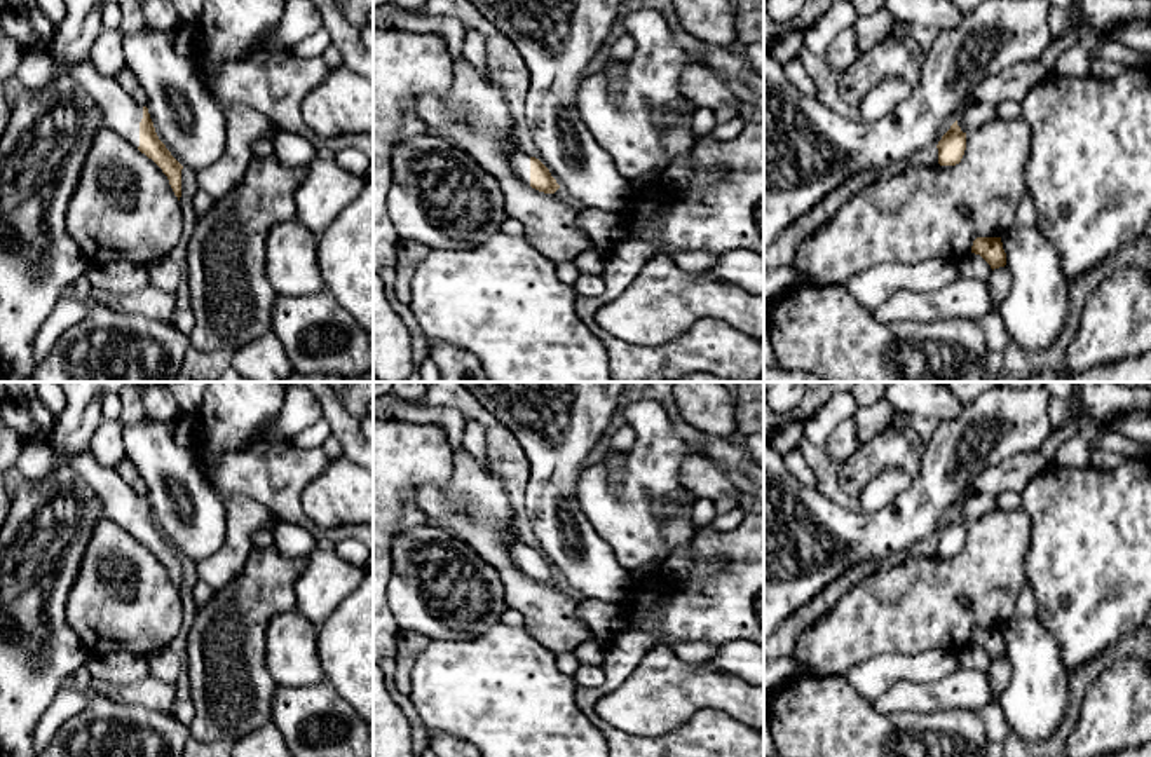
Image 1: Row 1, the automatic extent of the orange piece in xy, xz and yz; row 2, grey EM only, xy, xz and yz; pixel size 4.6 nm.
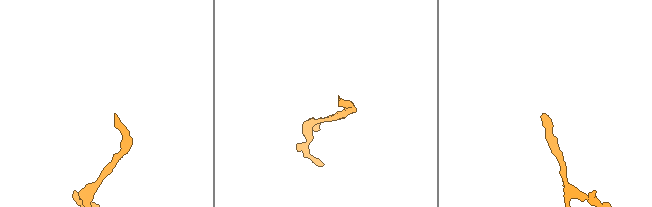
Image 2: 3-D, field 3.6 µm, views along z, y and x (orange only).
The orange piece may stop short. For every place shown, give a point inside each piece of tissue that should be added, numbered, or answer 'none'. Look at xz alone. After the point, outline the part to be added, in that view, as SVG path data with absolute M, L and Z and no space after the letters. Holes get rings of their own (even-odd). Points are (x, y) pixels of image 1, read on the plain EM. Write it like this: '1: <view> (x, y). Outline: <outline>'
1: xz (520, 552). Outline: M521 539L509 542L509 555L523 576L530 576L530 546Z

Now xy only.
1: xy (121, 504). Outline: M78 452L65 455L63 460L72 471L94 490L105 518L119 523L133 537L140 537L140 513L143 497L136 494L115 471L115 467L101 466L92 452Z

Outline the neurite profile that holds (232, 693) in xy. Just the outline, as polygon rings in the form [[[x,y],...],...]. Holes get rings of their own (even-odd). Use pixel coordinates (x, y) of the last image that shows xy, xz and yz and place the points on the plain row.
[[[276,546],[253,549],[242,574],[199,607],[188,631],[185,663],[185,680],[195,706],[195,717],[188,726],[190,738],[201,743],[235,743],[272,724],[277,684],[265,668],[267,626],[274,616],[295,609],[295,583],[305,567],[307,558],[284,556]]]

